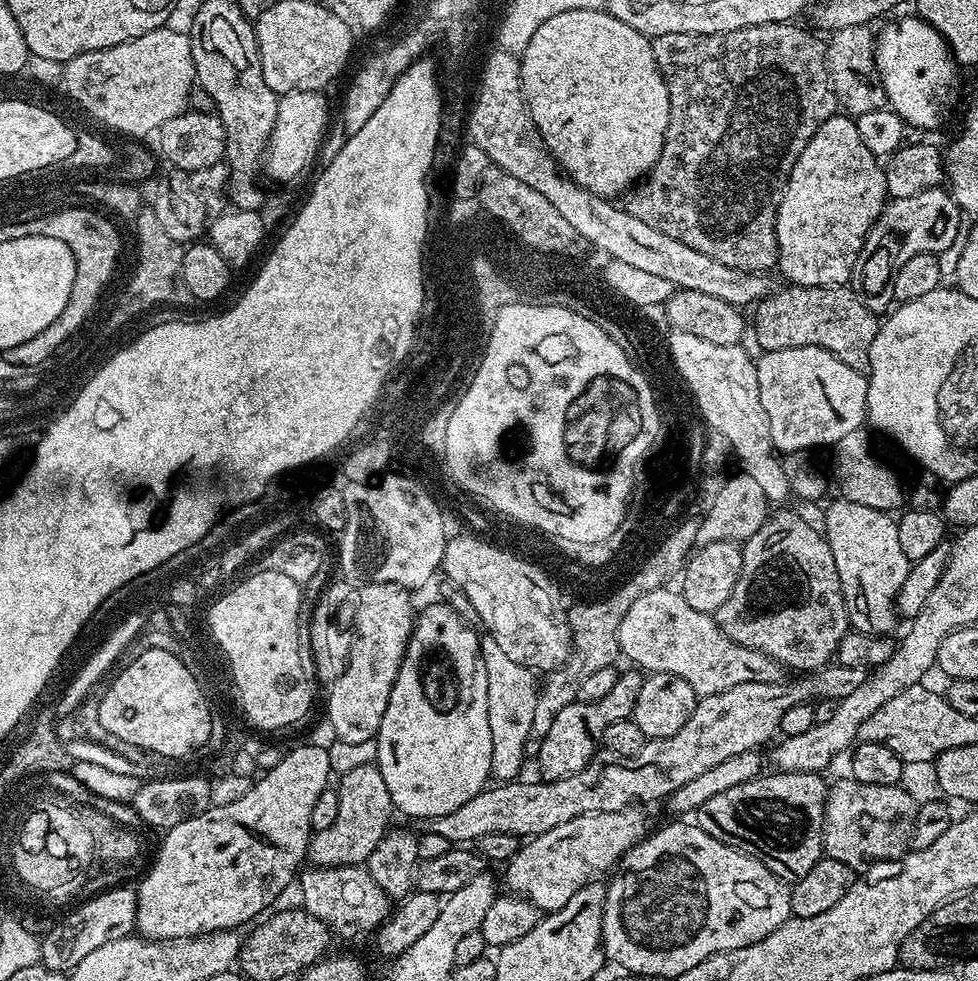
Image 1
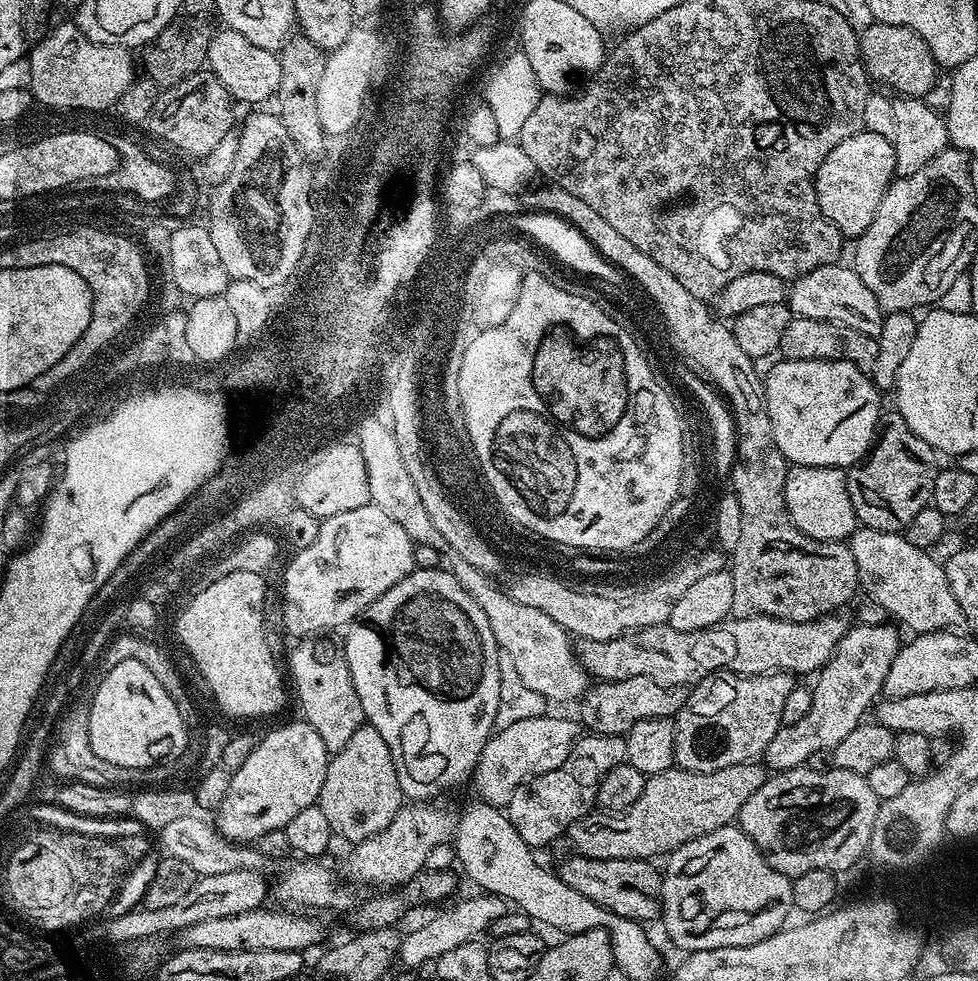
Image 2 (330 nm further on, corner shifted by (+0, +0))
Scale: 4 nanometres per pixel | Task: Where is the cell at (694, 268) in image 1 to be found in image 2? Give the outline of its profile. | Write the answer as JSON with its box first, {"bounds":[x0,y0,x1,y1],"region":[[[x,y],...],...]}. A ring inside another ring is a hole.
{"bounds":[786,262,886,337],"region":[[[844,262],[818,266],[818,270],[810,270],[796,277],[787,289],[786,303],[793,317],[829,320],[835,324],[850,326],[850,330],[858,330],[858,334],[874,337],[882,330],[886,315],[878,298],[874,298],[866,282],[862,282],[855,267],[848,265],[847,268]]]}

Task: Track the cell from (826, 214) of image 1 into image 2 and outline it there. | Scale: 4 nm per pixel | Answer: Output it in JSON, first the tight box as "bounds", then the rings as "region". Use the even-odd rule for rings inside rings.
{"bounds":[814,130,896,238],"region":[[[867,130],[859,132],[846,138],[846,142],[838,142],[838,146],[834,146],[834,150],[830,150],[830,154],[826,154],[822,166],[816,171],[814,183],[818,206],[822,210],[822,214],[826,214],[828,221],[845,238],[859,238],[870,226],[870,222],[874,222],[874,214],[895,176],[896,159],[894,158],[892,141],[882,138],[882,134],[874,134]]]}

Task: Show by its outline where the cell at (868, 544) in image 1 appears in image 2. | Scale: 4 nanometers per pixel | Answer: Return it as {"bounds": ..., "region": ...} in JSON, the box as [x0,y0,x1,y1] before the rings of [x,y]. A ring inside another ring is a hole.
{"bounds":[762,623,902,772],"region":[[[895,623],[888,624],[855,624],[838,642],[836,653],[830,657],[815,677],[812,688],[814,702],[806,718],[797,724],[786,724],[780,727],[778,734],[770,738],[762,760],[769,769],[785,772],[788,768],[799,768],[807,765],[810,754],[817,750],[831,750],[854,730],[869,715],[870,709],[877,703],[884,691],[886,673],[894,663],[894,654],[898,654],[902,643],[901,629]]]}

